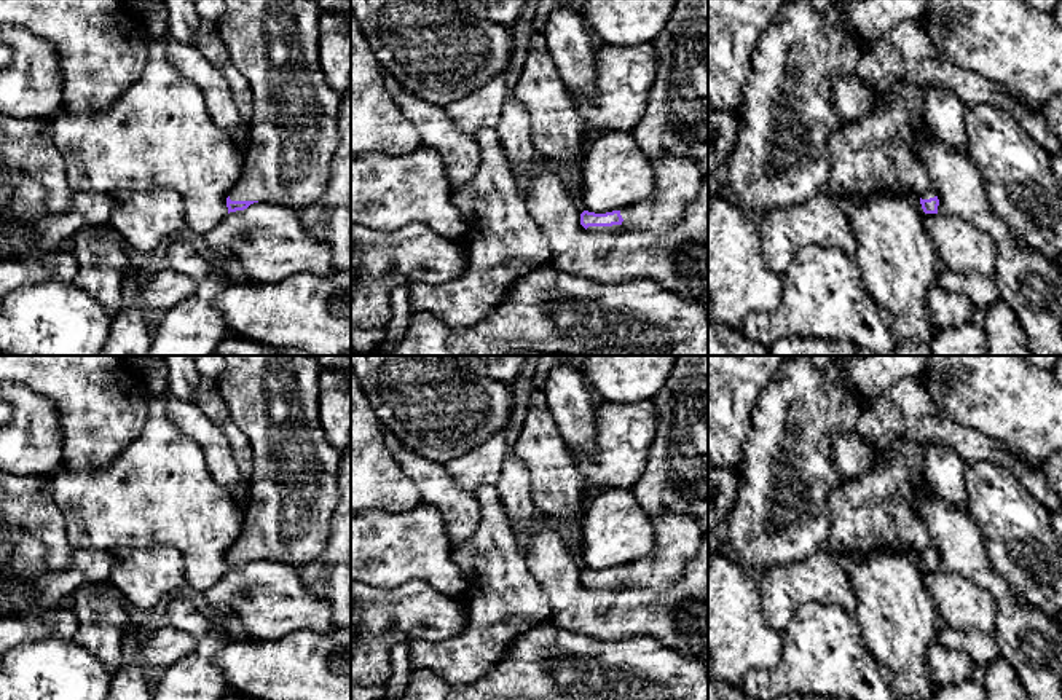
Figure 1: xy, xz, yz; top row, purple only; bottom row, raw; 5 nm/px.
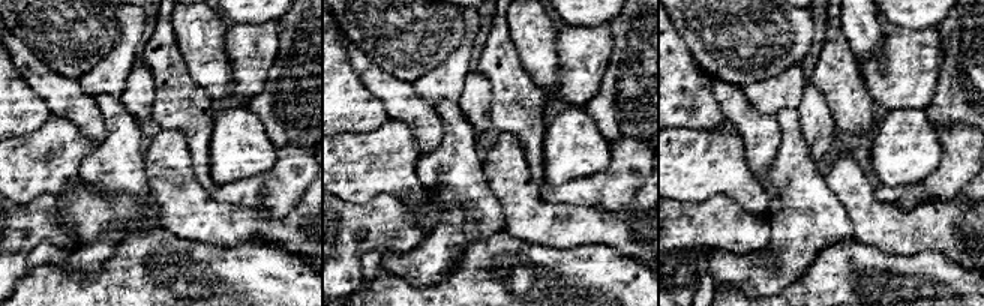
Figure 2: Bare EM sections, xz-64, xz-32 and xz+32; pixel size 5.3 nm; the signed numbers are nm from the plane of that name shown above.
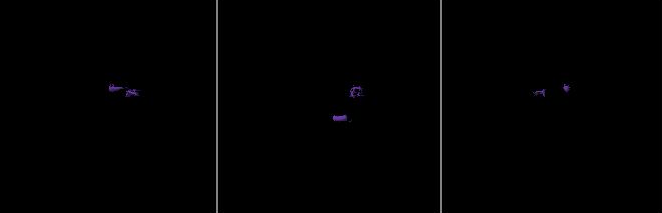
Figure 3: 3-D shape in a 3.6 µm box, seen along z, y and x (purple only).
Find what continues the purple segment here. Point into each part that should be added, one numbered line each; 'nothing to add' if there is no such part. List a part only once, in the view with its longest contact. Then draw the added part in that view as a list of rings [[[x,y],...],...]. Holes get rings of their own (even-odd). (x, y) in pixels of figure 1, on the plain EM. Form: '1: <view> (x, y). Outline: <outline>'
1: xz (676, 538). Outline: [[[662,513],[651,517],[651,523],[654,528],[652,550],[646,556],[620,566],[623,576],[620,582],[588,584],[588,588],[663,592],[679,580],[700,549],[705,523],[684,513]]]

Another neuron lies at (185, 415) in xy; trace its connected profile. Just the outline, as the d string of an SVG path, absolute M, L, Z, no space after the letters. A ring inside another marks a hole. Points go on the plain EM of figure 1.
M172 394L166 403L166 415L182 434L199 445L214 482L244 510L249 499L249 480L241 475L228 438L220 427L195 402L180 400Z

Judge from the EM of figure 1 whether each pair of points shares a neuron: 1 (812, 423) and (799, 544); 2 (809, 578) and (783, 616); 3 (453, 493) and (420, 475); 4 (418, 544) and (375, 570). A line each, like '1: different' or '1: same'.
1: same
2: same
3: same
4: same

